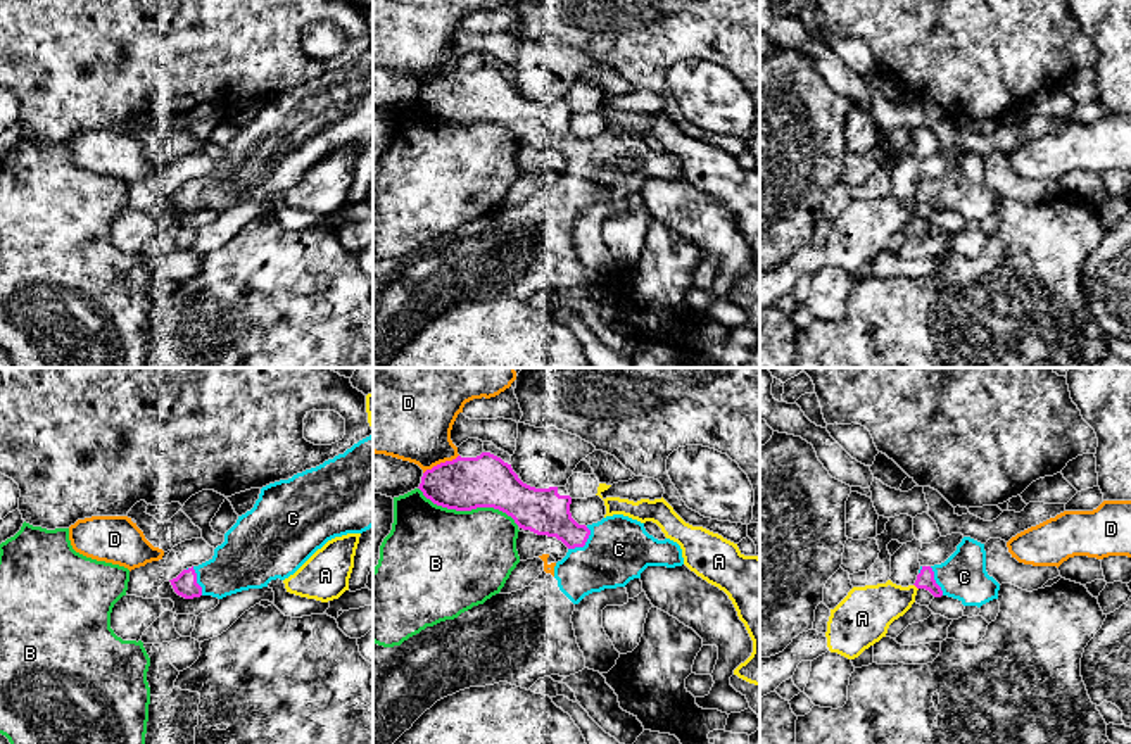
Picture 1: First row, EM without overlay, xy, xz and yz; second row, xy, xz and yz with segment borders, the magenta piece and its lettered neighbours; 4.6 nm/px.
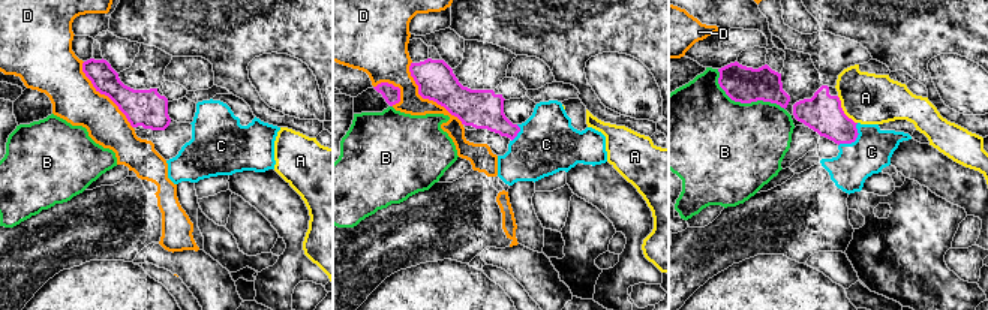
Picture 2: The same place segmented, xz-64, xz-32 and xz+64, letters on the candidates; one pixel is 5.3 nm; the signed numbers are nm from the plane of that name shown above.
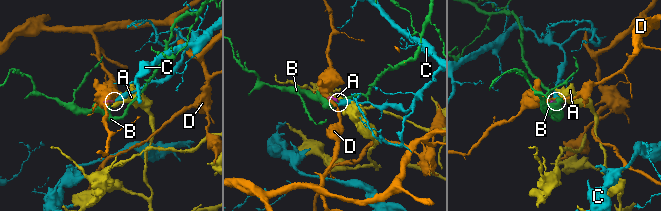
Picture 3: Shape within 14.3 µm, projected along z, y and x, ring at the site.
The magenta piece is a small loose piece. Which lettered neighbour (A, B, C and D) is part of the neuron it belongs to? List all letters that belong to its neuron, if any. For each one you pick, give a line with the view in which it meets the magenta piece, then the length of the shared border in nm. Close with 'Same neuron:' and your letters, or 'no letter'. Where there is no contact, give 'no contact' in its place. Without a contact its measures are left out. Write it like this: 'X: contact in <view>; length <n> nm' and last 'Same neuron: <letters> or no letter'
C: contact in xz; length 140 nm
Same neuron: C

